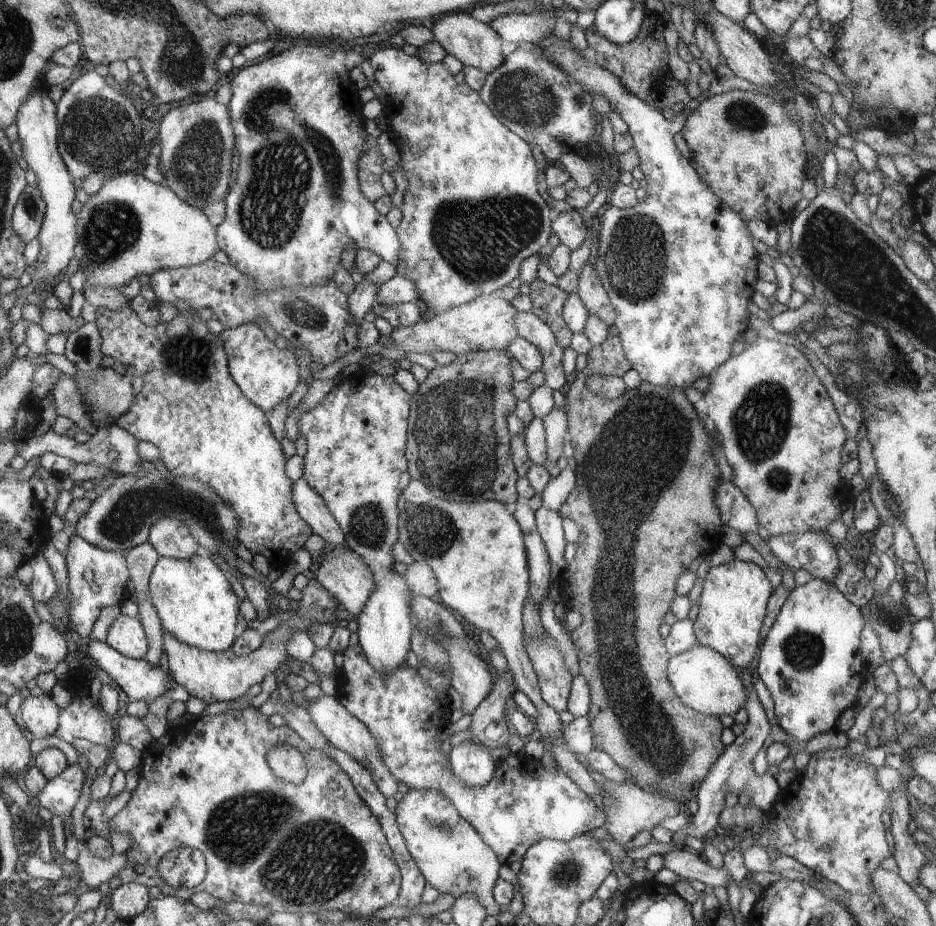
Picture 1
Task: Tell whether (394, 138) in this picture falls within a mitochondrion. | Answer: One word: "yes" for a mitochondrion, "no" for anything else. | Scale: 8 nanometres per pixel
no

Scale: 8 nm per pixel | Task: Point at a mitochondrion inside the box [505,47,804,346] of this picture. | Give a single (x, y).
(634, 264)

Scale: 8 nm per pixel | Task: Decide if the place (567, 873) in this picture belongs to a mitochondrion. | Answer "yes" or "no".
yes

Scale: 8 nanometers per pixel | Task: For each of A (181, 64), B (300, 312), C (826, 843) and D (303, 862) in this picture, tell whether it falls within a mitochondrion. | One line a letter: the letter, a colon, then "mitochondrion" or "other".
A: mitochondrion
B: mitochondrion
C: mitochondrion
D: mitochondrion

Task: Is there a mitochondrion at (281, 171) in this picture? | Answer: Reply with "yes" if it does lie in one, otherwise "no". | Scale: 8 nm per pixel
yes

